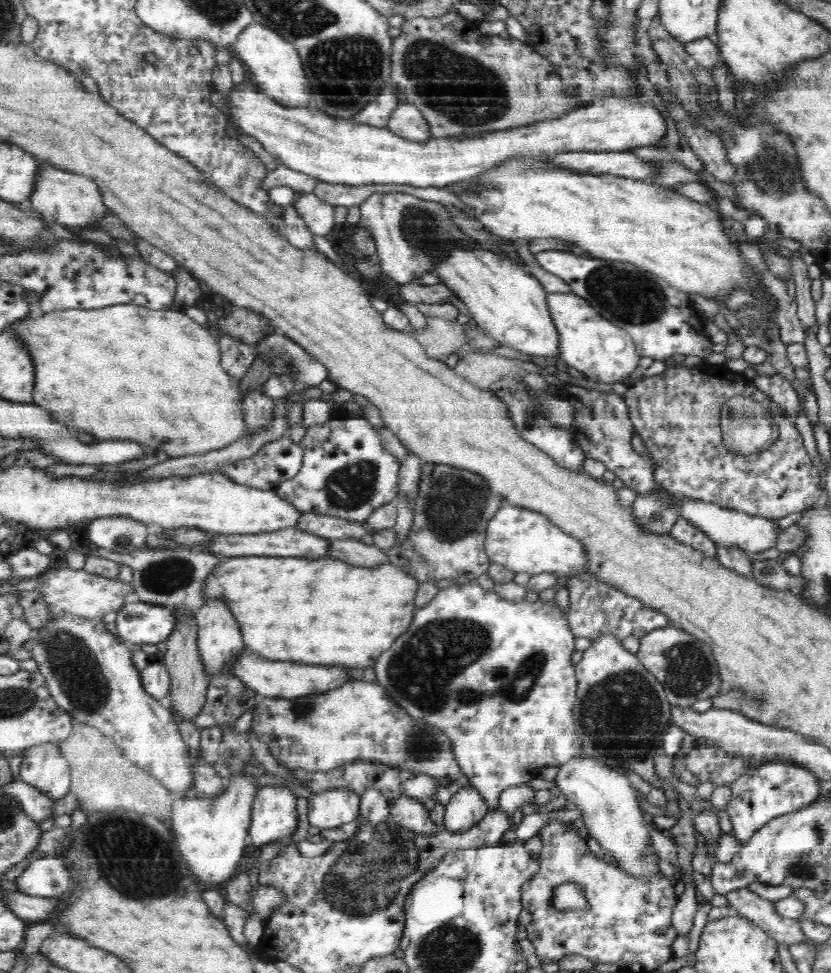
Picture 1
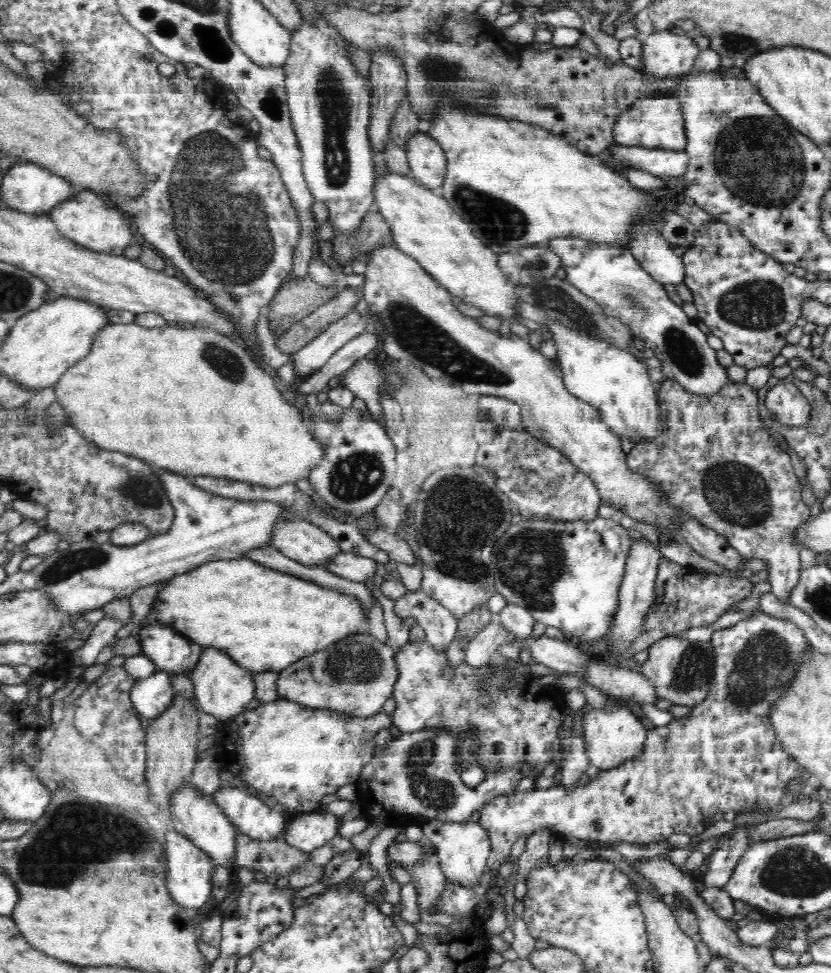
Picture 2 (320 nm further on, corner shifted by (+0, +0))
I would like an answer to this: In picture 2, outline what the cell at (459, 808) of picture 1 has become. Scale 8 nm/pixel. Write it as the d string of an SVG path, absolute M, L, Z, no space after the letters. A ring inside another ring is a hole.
M438 819L422 826L425 840L434 845L439 858L439 865L448 880L473 885L477 878L485 871L487 860L491 853L491 844L488 833L474 822L440 823Z

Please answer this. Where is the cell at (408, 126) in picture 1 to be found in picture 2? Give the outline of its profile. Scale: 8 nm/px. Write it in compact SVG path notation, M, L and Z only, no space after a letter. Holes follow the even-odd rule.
M425 127L406 142L407 161L411 176L419 184L440 191L447 170L443 146L425 131Z

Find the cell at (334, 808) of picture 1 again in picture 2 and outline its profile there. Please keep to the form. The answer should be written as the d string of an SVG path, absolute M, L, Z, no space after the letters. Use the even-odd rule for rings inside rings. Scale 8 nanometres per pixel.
M319 809L295 815L281 838L298 850L310 853L330 842L338 832L342 819Z

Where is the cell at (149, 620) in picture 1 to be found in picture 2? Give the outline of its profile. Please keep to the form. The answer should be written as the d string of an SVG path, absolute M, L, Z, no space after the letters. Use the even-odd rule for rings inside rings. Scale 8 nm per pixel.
M150 622L136 634L142 652L154 662L157 671L190 678L192 668L200 660L202 648L188 642L182 634L164 622Z

